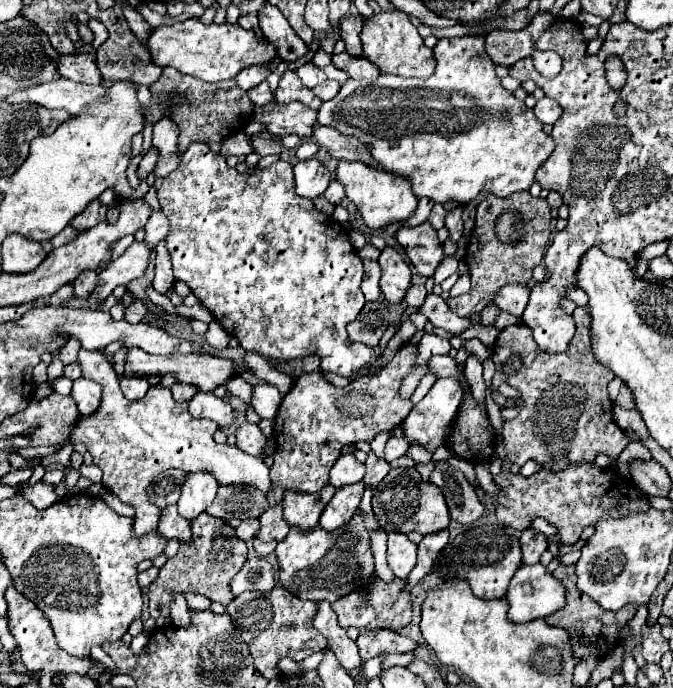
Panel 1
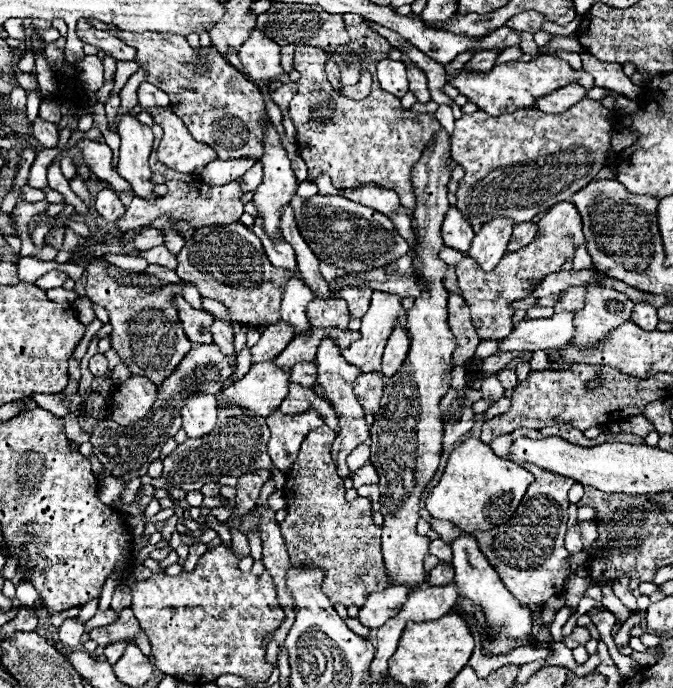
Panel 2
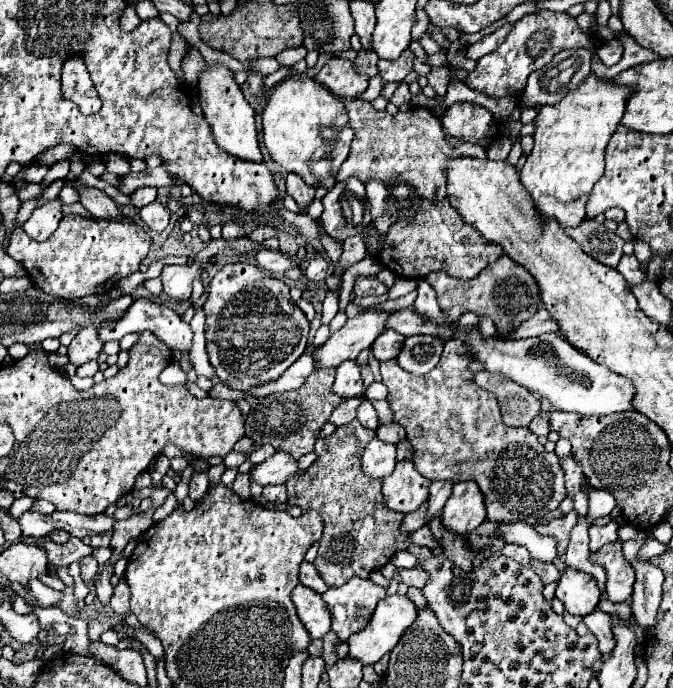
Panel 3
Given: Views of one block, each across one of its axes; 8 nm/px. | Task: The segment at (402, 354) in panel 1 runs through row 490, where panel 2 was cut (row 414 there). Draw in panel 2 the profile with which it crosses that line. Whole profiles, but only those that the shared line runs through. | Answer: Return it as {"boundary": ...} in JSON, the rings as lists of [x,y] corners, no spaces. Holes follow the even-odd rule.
{"boundary":[[[276,410],[270,416],[266,416],[266,424],[270,428],[268,454],[274,466],[280,472],[286,472],[296,462],[304,436],[312,428],[322,426],[324,422],[320,422],[320,416],[316,416],[314,412],[284,416],[280,410]]]}

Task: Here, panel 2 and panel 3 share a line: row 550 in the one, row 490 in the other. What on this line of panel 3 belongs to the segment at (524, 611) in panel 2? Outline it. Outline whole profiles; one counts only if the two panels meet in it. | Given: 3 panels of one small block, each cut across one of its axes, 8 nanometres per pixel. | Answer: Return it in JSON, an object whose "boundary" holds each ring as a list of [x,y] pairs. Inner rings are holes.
{"boundary":[[[458,482],[452,488],[452,496],[448,498],[442,510],[442,524],[464,536],[472,532],[486,520],[484,494],[478,490],[476,482]]]}

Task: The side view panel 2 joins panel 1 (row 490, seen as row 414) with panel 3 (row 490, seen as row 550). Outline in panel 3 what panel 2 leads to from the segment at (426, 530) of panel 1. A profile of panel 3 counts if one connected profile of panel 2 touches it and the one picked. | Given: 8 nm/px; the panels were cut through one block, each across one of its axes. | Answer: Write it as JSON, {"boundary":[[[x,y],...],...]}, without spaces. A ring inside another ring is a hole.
{"boundary":[[[412,460],[398,462],[394,472],[382,480],[384,502],[394,512],[414,512],[428,498],[428,478],[424,478],[412,464]]]}

